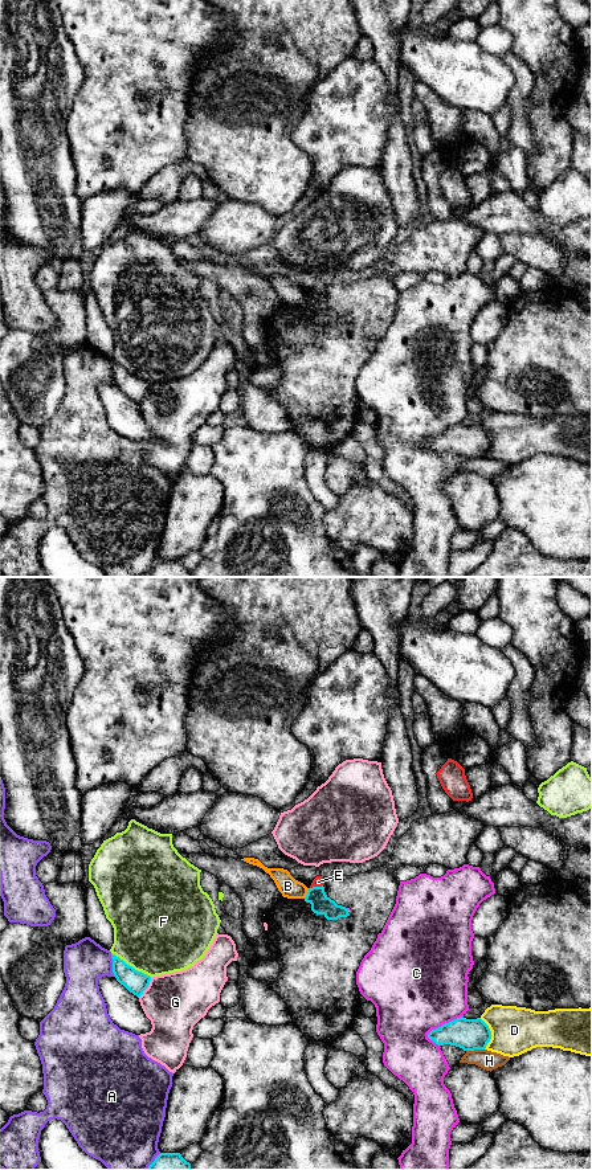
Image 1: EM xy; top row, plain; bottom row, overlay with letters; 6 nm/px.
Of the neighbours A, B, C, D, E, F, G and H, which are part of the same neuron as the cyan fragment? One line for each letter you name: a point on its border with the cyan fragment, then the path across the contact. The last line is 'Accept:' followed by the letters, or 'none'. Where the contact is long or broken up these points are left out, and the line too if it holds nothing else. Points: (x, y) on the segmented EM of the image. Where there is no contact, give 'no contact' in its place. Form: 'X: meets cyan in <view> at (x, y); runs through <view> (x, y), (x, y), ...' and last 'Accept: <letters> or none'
Accept: none

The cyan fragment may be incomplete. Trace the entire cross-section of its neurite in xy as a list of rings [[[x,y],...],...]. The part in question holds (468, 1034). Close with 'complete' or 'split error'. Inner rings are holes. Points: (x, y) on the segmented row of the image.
[[[457,1018],[432,1030],[428,1038],[438,1046],[450,1044],[464,1051],[485,1050],[491,1039],[489,1026],[481,1019]]]; complete

